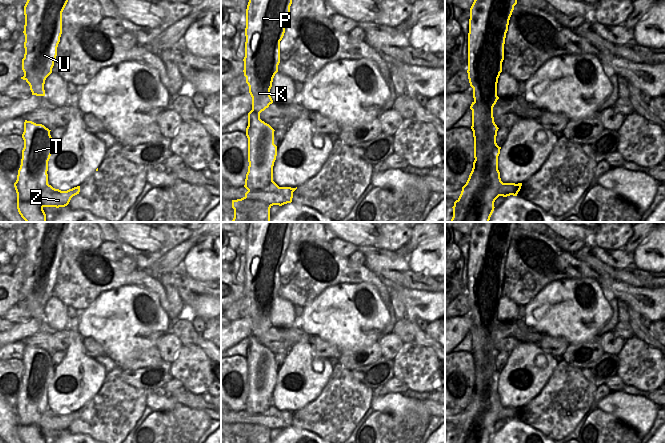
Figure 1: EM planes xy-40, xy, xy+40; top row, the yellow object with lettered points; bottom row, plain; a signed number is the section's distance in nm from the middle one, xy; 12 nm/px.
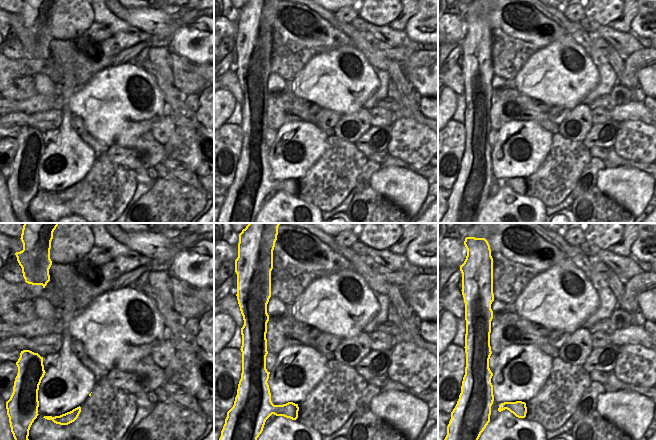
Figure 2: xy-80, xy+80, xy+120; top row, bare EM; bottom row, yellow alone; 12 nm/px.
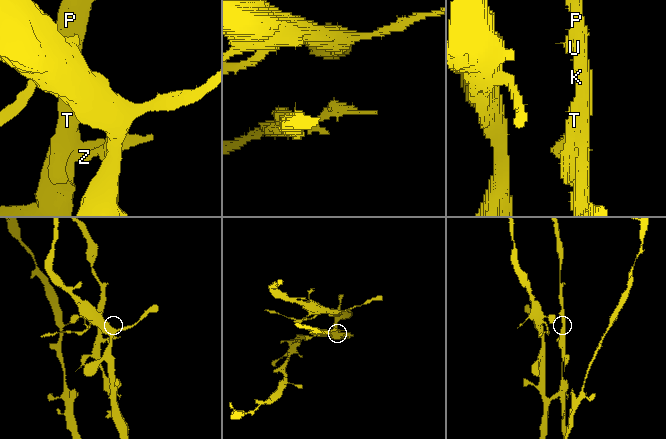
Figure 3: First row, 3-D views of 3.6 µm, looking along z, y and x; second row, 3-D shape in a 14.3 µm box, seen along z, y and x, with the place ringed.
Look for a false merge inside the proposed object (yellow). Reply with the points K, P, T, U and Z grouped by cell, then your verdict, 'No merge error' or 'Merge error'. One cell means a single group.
Groups: K P U Z / T. Merge error.

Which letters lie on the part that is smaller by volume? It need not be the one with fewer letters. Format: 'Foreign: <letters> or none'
Foreign: T

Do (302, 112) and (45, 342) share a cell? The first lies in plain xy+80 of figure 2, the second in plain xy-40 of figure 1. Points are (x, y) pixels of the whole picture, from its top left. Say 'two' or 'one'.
one

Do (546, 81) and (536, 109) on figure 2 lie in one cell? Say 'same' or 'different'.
different

